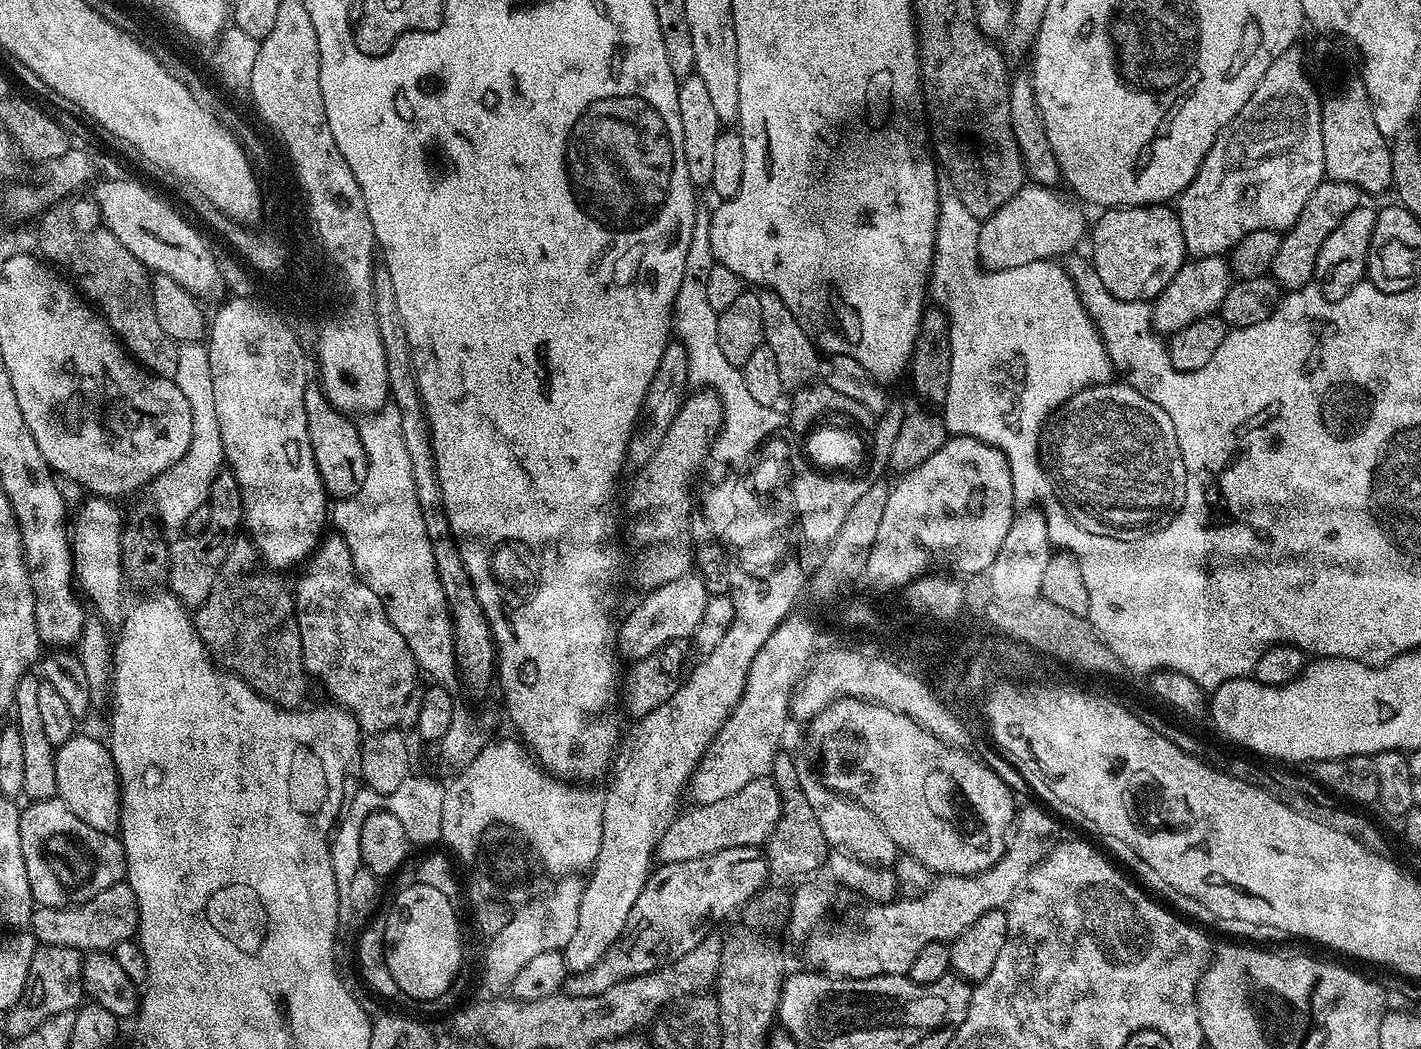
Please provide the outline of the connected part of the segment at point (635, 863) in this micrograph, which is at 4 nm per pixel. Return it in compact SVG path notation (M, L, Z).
M786 568L765 583L733 583L730 595L734 602L734 622L730 622L730 630L726 630L722 643L714 646L714 650L701 659L704 661L692 673L687 673L686 679L672 698L652 713L639 717L635 721L636 729L629 736L627 733L623 737L610 768L613 776L608 784L608 793L605 791L602 796L602 846L591 869L592 877L587 877L582 906L578 906L578 927L562 950L564 967L569 973L592 968L594 962L598 962L598 958L602 958L602 954L606 954L606 950L610 950L610 946L614 946L614 942L622 934L626 918L634 902L638 902L638 894L642 894L644 883L653 871L658 842L662 834L666 834L670 822L674 822L681 811L680 795L685 795L693 770L742 698L746 678L750 674L750 662L754 662L754 657L758 655L758 650L762 650L766 638L770 638L770 634L774 634L774 630L778 630L780 623L797 607L796 599L805 588L806 585L800 581L800 568Z

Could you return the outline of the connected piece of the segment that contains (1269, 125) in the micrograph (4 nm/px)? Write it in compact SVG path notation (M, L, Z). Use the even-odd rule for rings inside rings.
M1293 46L1270 62L1270 70L1262 74L1262 82L1258 82L1246 106L1224 127L1196 177L1179 193L1178 198L1186 202L1188 212L1188 220L1186 216L1183 221L1184 240L1193 253L1224 254L1252 232L1291 228L1300 217L1302 205L1326 178L1322 126L1316 126L1322 98L1318 90L1310 90L1314 80L1304 73L1304 60L1298 49ZM1264 92L1268 92L1268 98L1274 92L1284 104L1270 116L1272 120L1252 122L1258 118L1256 108L1262 104ZM1296 114L1302 118L1302 122L1298 122L1302 134L1296 134Z

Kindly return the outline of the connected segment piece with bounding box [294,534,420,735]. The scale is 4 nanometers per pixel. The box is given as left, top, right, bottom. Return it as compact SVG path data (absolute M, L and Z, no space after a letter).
M325 535L311 556L303 561L296 588L294 584L296 621L302 638L304 671L332 695L333 705L345 708L360 723L361 733L372 735L391 732L404 716L404 708L410 702L410 691L418 687L416 678L420 676L419 665L410 646L406 646L406 638L402 638L402 634L398 634L398 630L392 627L378 594L374 594L374 590L370 590L370 586L356 573L356 567L350 558L350 546L331 535Z

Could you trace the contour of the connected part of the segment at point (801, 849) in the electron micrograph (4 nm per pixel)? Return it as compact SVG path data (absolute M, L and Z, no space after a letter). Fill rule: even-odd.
M784 750L777 751L776 760L772 764L770 773L771 779L776 781L780 791L780 817L776 823L776 829L772 831L770 845L770 868L773 873L780 876L800 876L796 878L808 878L811 872L816 872L825 867L828 862L830 845L826 834L822 834L822 826L818 826L818 818L814 818L814 810L810 806L810 801L806 794L802 794L802 786L798 784L798 770L796 769L796 760L788 757Z

